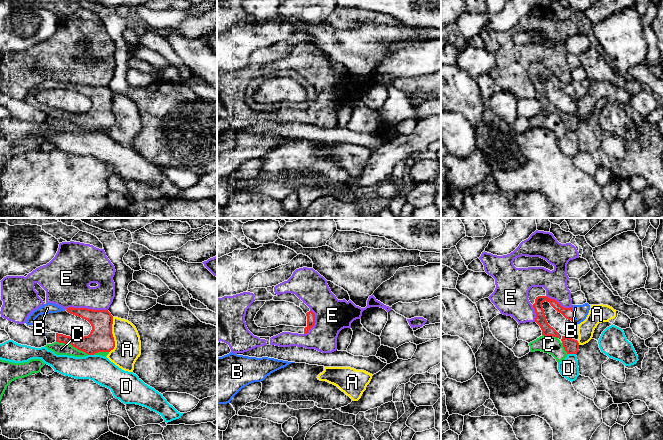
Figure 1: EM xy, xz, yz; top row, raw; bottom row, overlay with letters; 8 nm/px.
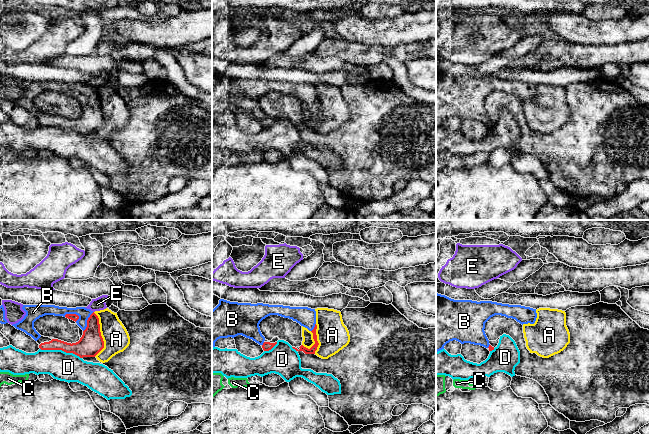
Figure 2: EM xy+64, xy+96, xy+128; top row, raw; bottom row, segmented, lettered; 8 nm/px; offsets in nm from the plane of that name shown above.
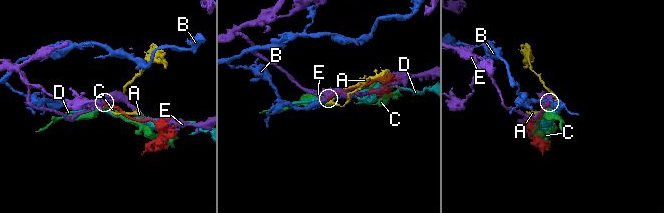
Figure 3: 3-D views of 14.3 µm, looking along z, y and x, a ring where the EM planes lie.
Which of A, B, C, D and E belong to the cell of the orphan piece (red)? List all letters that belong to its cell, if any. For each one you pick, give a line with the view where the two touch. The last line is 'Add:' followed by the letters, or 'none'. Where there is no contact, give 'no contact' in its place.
B: yz
Add: B

